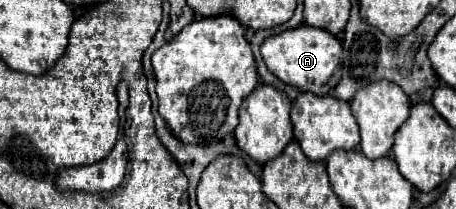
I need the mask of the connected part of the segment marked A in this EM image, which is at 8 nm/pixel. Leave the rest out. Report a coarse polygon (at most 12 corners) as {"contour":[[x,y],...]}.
{"contour":[[309,25],[263,41],[267,69],[283,83],[329,95],[341,43]]}

